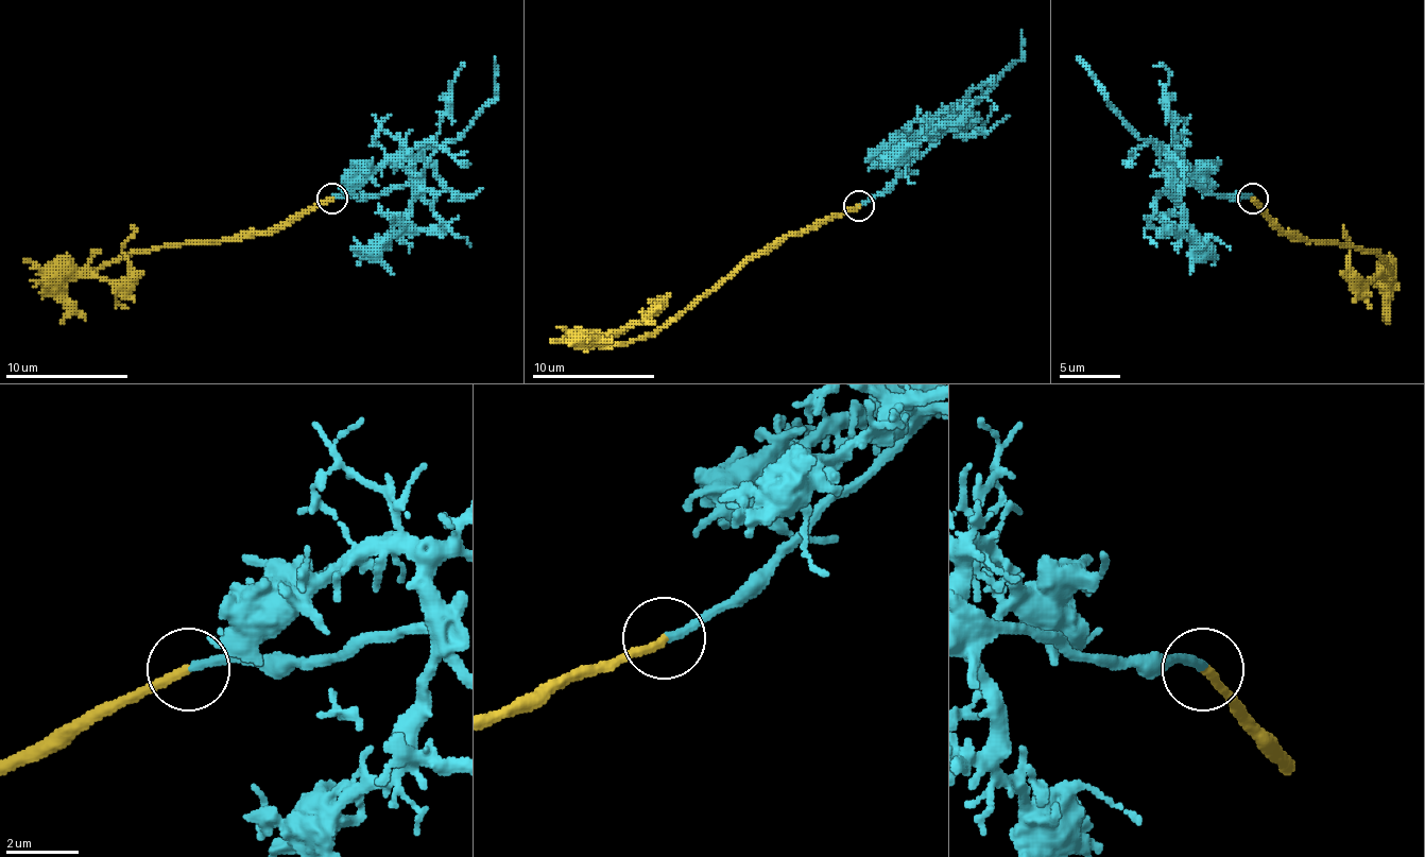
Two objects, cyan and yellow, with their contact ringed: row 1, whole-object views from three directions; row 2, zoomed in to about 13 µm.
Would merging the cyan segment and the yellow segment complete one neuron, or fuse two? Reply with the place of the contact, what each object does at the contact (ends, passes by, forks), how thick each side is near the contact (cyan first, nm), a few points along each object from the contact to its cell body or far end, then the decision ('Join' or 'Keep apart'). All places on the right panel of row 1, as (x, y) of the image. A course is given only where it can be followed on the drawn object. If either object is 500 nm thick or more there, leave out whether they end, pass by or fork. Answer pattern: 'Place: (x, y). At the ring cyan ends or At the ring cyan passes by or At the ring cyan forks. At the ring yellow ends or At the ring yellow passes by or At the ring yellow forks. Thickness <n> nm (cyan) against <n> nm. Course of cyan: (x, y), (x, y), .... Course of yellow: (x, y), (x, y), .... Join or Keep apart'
Place: (1252, 199). At the ring cyan ends. At the ring yellow ends. Thickness 240 nm (cyan) against 240 nm. Course of cyan: (1251, 198), (1208, 194), (1181, 185), (1160, 160), (1160, 152), (1126, 124), (1077, 56). Course of yellow: (1251, 198), (1282, 232), (1303, 240), (1334, 240), (1371, 250), (1392, 271), (1361, 280), (1350, 264), (1343, 225). Join

